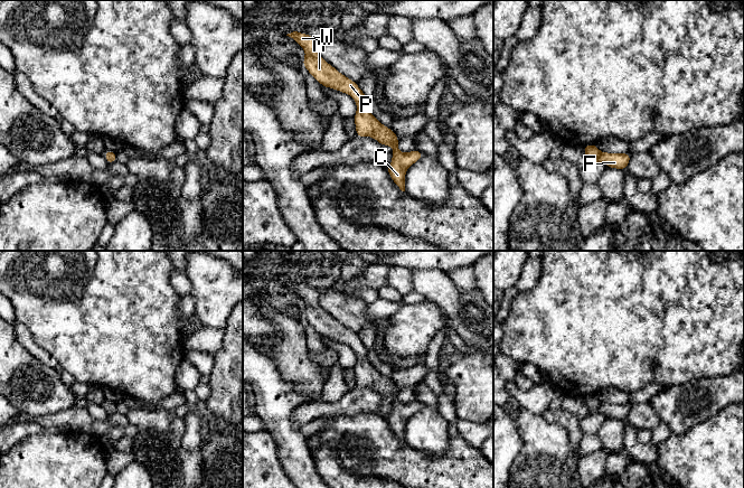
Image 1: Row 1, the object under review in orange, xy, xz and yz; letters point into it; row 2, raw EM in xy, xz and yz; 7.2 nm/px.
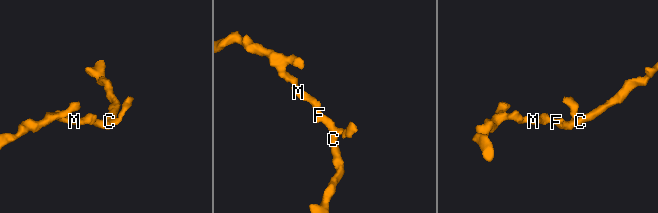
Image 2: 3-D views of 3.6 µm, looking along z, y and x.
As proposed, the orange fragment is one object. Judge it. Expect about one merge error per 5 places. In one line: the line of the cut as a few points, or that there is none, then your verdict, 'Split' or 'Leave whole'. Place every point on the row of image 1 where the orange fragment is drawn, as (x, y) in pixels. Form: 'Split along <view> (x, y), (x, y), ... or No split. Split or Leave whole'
No split. Leave whole

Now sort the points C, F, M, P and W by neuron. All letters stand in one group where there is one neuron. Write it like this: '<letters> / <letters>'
C F M P W

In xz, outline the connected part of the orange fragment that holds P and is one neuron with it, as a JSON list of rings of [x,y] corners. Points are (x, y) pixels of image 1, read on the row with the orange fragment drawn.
[[[298,31],[286,36],[293,38],[304,49],[305,57],[302,64],[323,87],[337,90],[355,98],[357,104],[357,112],[354,116],[356,135],[360,138],[370,137],[382,146],[393,148],[393,158],[387,171],[396,186],[405,191],[406,170],[418,161],[423,153],[416,149],[407,153],[398,150],[399,138],[393,130],[380,123],[366,107],[367,97],[358,87],[358,84],[342,75],[320,56],[320,41],[317,38]]]

